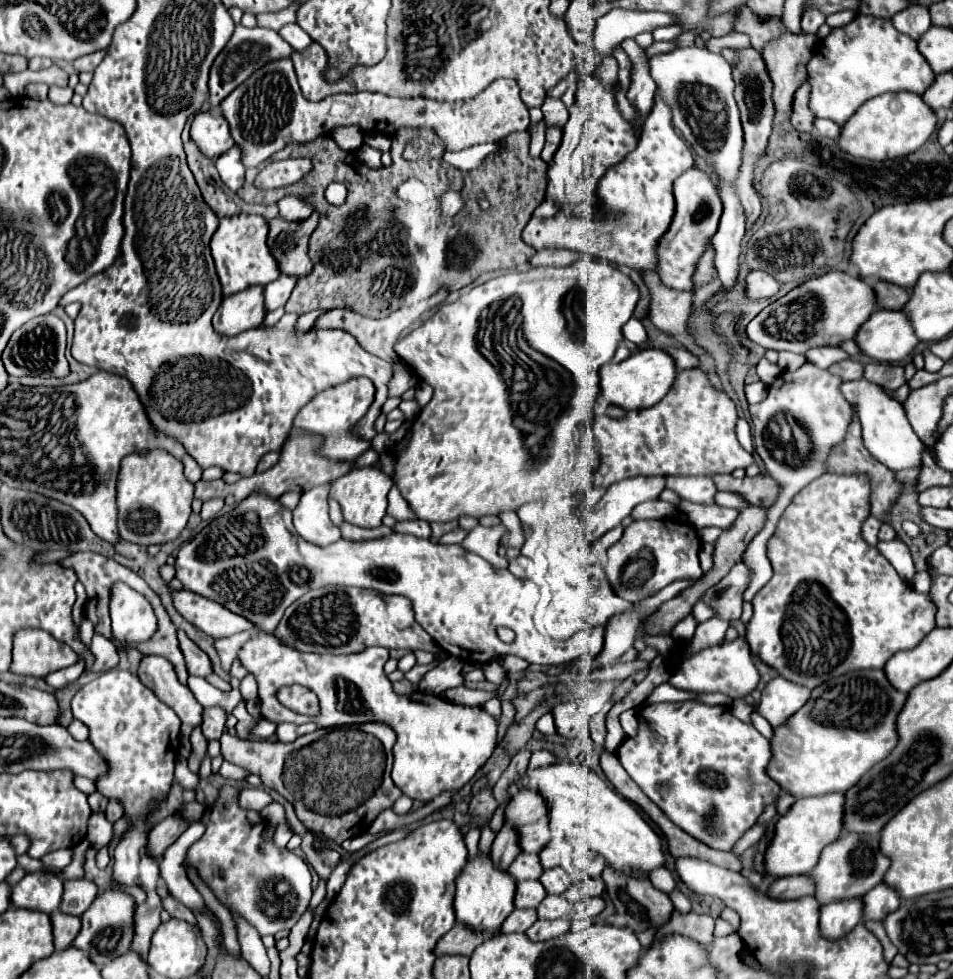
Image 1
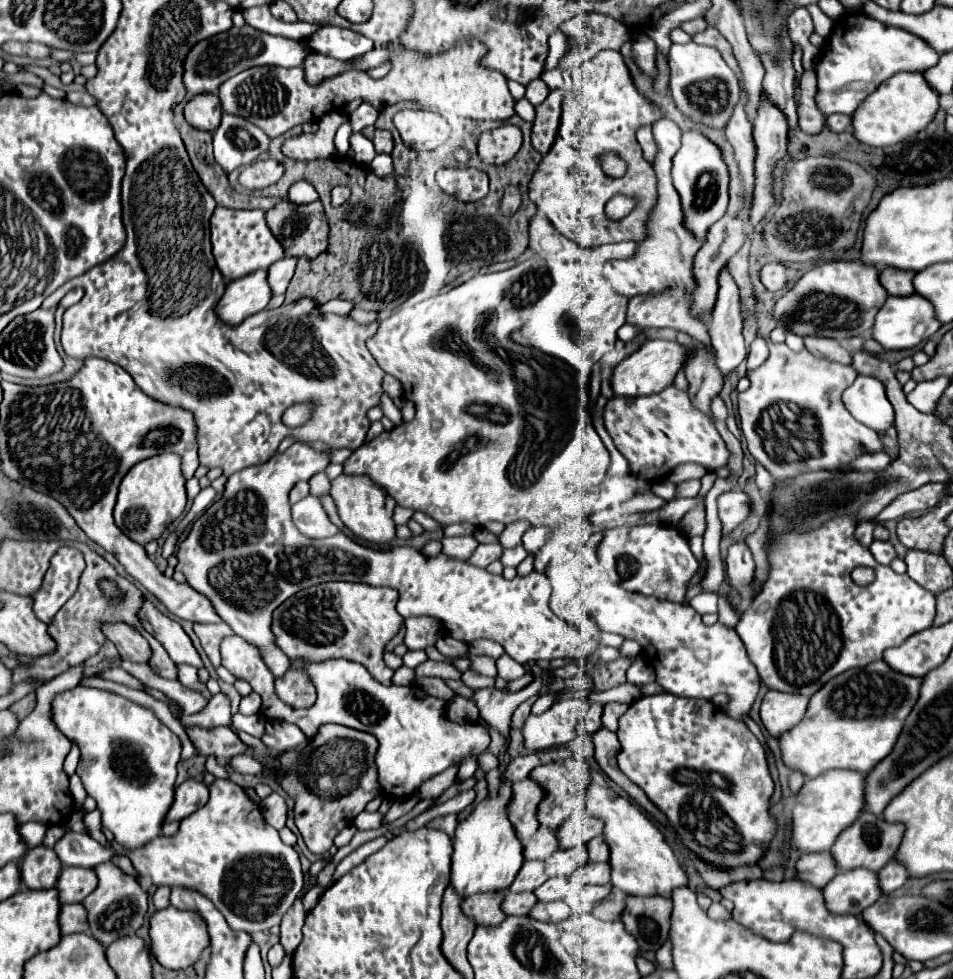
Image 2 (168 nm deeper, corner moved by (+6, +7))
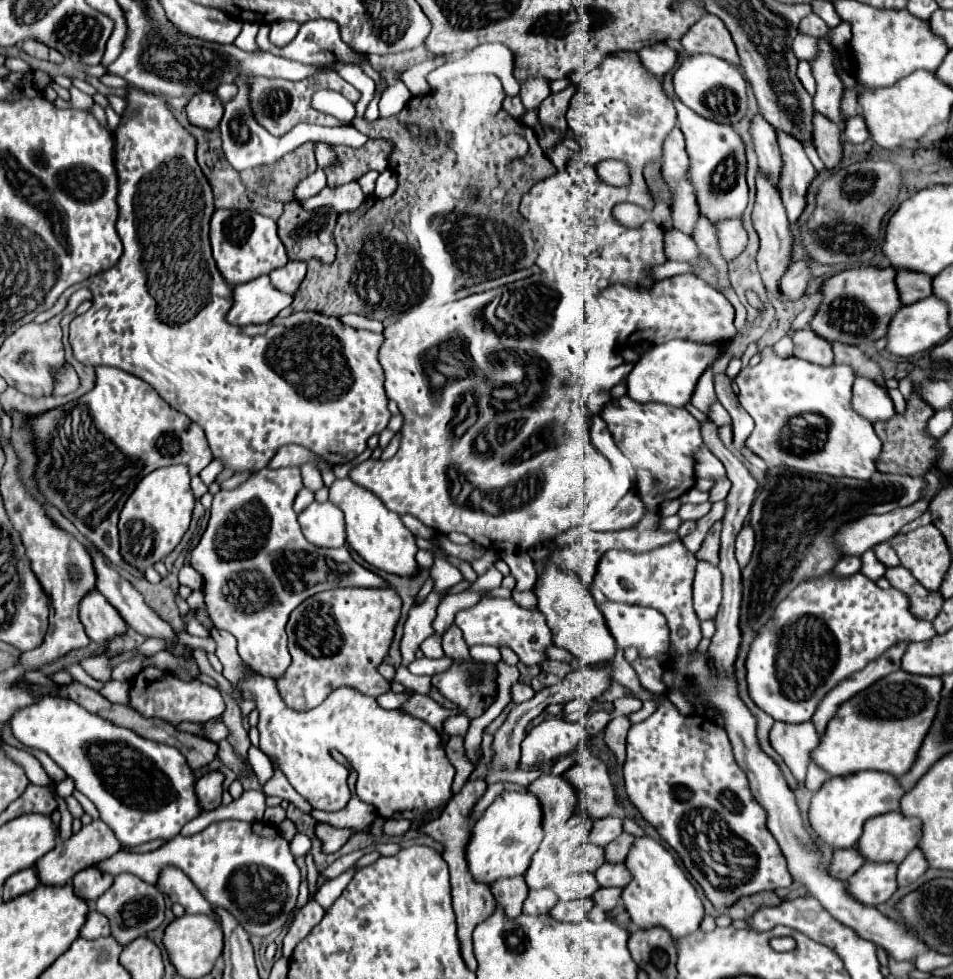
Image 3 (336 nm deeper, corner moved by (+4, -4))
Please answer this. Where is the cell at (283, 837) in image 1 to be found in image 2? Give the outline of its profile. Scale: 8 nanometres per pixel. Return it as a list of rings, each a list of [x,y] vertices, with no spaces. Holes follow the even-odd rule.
[[[272,792],[268,798],[264,798],[264,800],[260,802],[260,808],[262,808],[262,812],[264,812],[264,818],[266,818],[276,830],[280,830],[280,828],[286,826],[288,806],[286,806],[286,800],[284,800],[280,794]]]

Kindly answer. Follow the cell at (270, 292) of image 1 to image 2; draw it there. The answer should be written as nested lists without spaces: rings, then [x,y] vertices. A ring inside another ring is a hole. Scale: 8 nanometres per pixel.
[[[286,256],[286,258],[274,262],[274,264],[268,268],[268,284],[270,284],[270,288],[272,288],[274,294],[284,294],[284,292],[286,292],[288,282],[290,282],[292,276],[294,276],[296,262],[298,262],[298,258]]]

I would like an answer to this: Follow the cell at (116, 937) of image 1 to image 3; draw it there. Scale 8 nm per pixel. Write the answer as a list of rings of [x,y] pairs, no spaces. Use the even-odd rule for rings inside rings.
[[[120,873],[114,877],[112,887],[96,899],[96,911],[102,911],[102,915],[110,919],[112,937],[124,947],[160,927],[164,921],[164,897],[154,885],[148,885],[130,873]]]

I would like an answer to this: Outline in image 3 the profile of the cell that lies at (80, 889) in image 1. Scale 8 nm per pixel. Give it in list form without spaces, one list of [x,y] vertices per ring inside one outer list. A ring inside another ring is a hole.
[[[96,867],[84,869],[78,875],[74,875],[74,879],[72,879],[76,897],[80,897],[86,903],[96,901],[110,885],[112,885],[112,877],[100,873]]]

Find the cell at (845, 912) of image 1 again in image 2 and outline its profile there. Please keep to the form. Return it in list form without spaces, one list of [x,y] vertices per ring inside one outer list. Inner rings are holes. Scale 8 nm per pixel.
[[[868,868],[842,870],[824,886],[826,906],[834,914],[860,914],[880,896],[878,872]]]

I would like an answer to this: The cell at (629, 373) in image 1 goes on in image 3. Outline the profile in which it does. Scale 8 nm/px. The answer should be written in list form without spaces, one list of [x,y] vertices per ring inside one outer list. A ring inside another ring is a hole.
[[[680,339],[654,345],[638,359],[632,373],[626,379],[628,397],[638,403],[656,401],[656,403],[666,403],[674,407],[684,407],[690,401],[700,375],[712,365],[718,353],[720,353],[720,347],[700,345],[700,343],[680,341]]]

